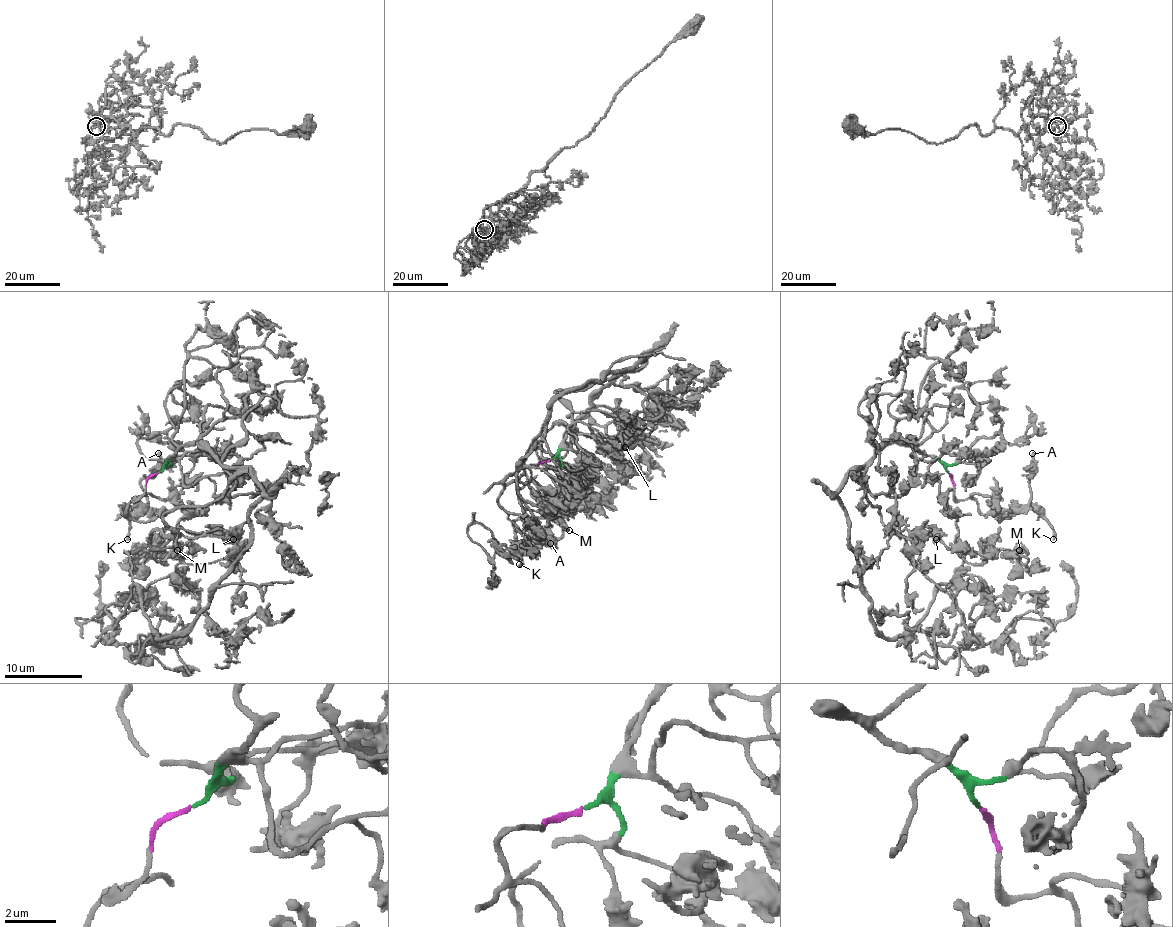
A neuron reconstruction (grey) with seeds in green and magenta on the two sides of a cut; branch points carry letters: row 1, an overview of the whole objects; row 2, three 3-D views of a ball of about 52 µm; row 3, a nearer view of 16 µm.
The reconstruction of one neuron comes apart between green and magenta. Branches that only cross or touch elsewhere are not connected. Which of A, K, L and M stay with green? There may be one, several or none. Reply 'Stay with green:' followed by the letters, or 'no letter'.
Stay with green: L, M

